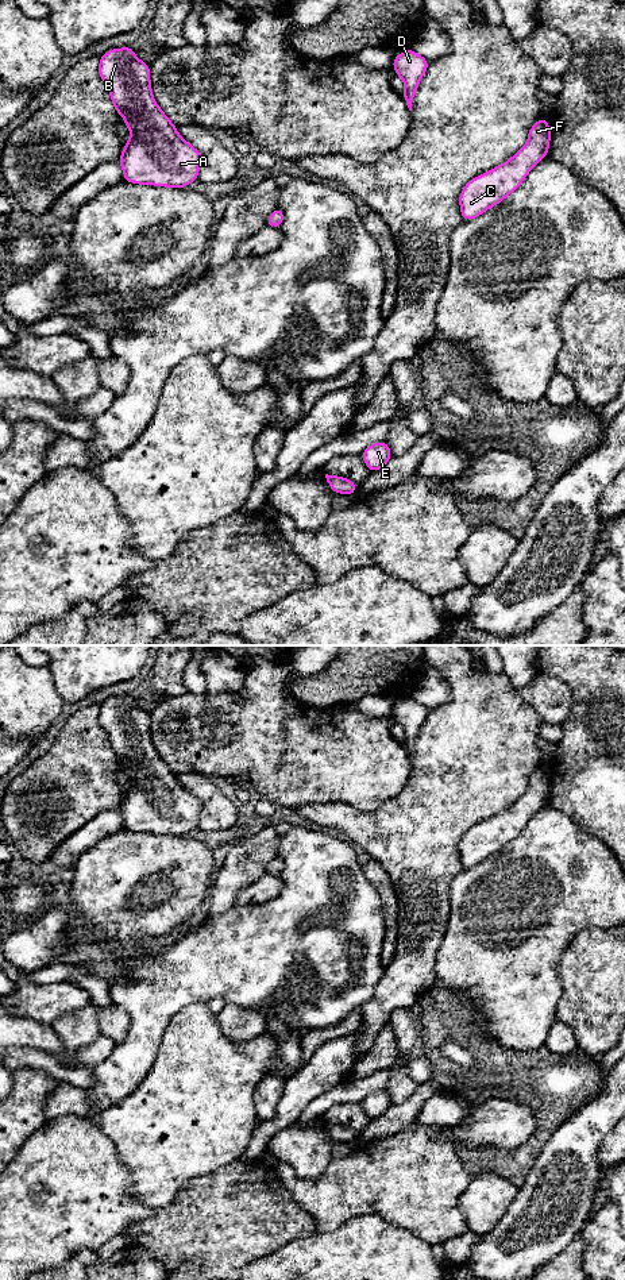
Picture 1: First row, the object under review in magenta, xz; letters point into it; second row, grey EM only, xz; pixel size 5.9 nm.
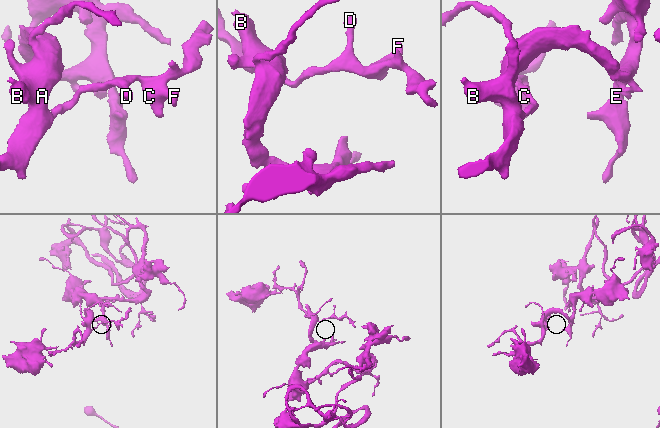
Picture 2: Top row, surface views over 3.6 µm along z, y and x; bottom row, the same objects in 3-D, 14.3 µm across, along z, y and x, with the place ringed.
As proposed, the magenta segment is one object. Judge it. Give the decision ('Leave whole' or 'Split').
Leave whole

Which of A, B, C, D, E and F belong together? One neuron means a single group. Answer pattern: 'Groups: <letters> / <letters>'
Groups: A B C D E F

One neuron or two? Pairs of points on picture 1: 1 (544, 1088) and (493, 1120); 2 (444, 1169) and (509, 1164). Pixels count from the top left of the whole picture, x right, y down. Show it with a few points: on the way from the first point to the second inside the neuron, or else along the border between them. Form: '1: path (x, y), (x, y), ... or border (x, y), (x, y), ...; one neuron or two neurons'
1: border (487, 1098), (525, 1105), (533, 1114), (535, 1132); two neurons
2: border (455, 1149), (459, 1160), (471, 1175); two neurons

